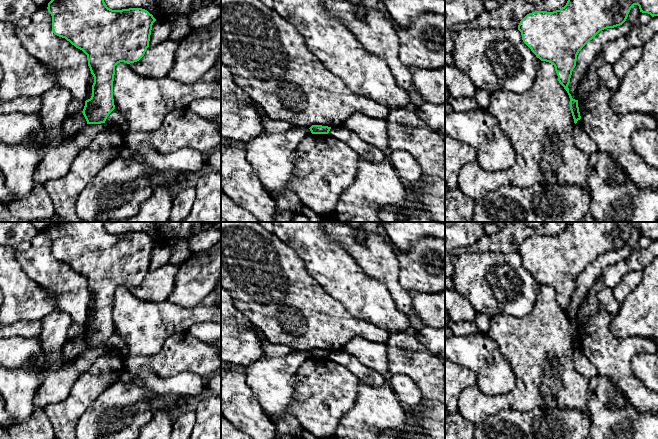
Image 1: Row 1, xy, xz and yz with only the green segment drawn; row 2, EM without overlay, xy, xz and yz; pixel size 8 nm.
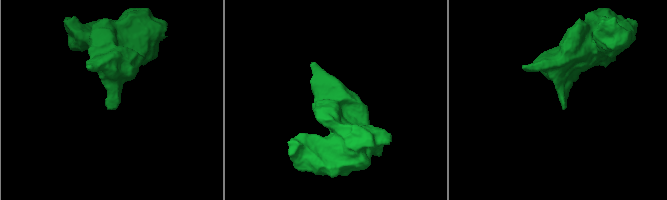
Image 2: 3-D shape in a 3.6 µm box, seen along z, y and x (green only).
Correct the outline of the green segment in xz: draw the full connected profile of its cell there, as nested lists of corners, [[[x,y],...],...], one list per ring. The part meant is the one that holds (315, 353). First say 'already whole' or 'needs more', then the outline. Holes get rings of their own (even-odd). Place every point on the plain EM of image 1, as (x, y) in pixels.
already whole; [[[312,349],[309,353],[312,358],[328,358],[331,351],[322,349]]]

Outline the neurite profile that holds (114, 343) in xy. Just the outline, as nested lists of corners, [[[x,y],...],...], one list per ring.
[[[114,333],[105,345],[107,350],[117,351],[121,356],[128,355],[128,346]]]

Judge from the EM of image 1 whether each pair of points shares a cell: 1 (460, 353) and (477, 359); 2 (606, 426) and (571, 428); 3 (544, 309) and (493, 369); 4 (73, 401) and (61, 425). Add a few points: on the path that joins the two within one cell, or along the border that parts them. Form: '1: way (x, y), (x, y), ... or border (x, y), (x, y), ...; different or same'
1: way (464, 353), (471, 353), (473, 355); same
2: border (590, 416), (589, 428); different
3: border (490, 337), (497, 344), (501, 355), (516, 377); different
4: way (73, 407), (64, 416), (64, 419); same

